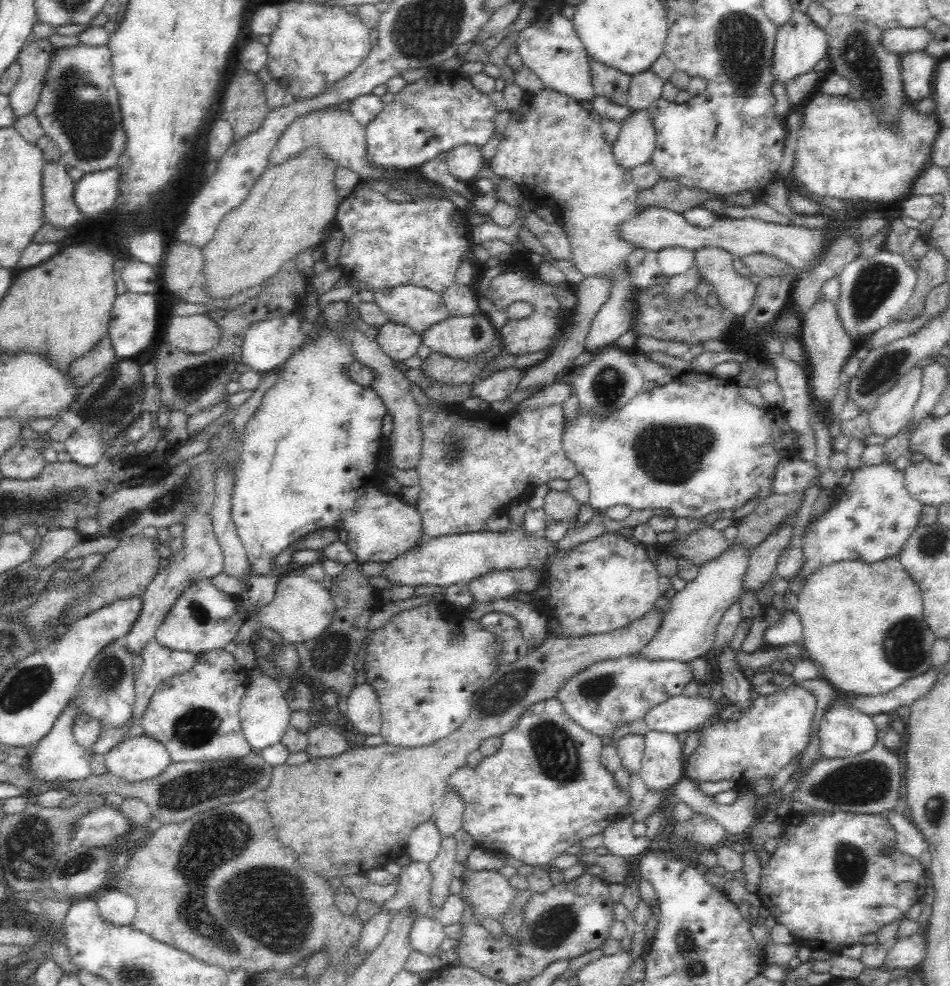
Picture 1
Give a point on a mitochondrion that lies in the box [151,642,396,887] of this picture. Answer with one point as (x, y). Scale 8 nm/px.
(186, 791)

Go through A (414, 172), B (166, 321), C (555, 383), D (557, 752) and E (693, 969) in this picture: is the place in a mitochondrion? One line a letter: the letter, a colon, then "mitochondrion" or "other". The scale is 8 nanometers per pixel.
A: other
B: other
C: other
D: mitochondrion
E: mitochondrion

